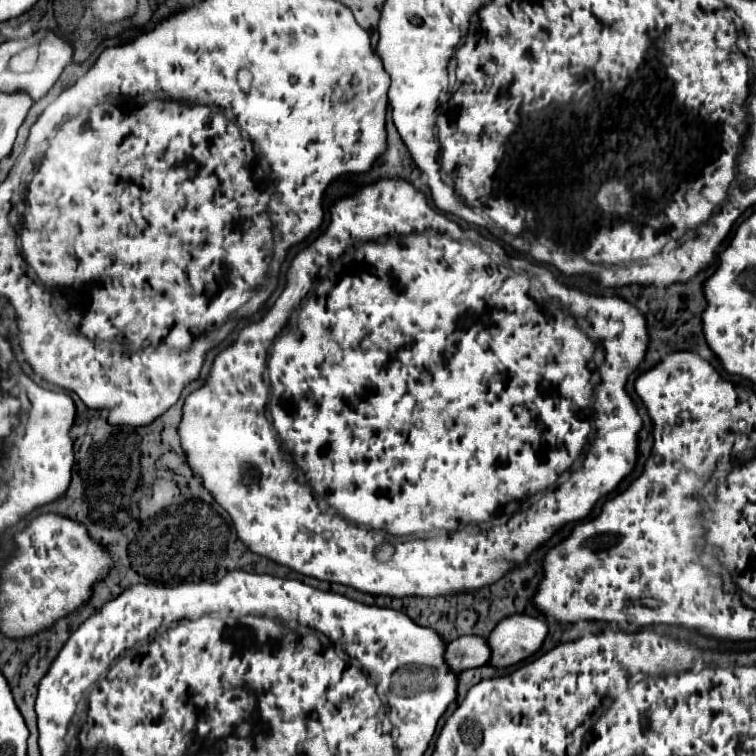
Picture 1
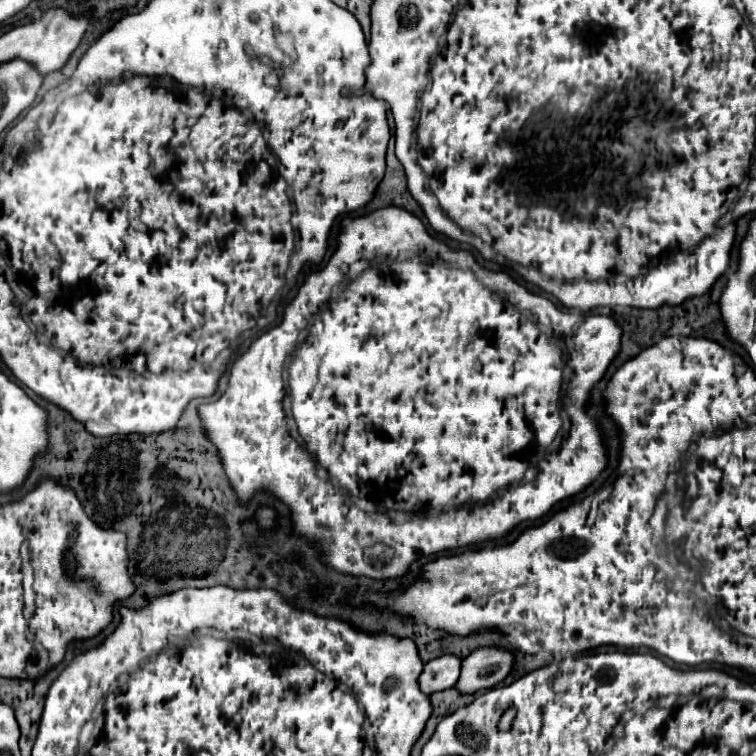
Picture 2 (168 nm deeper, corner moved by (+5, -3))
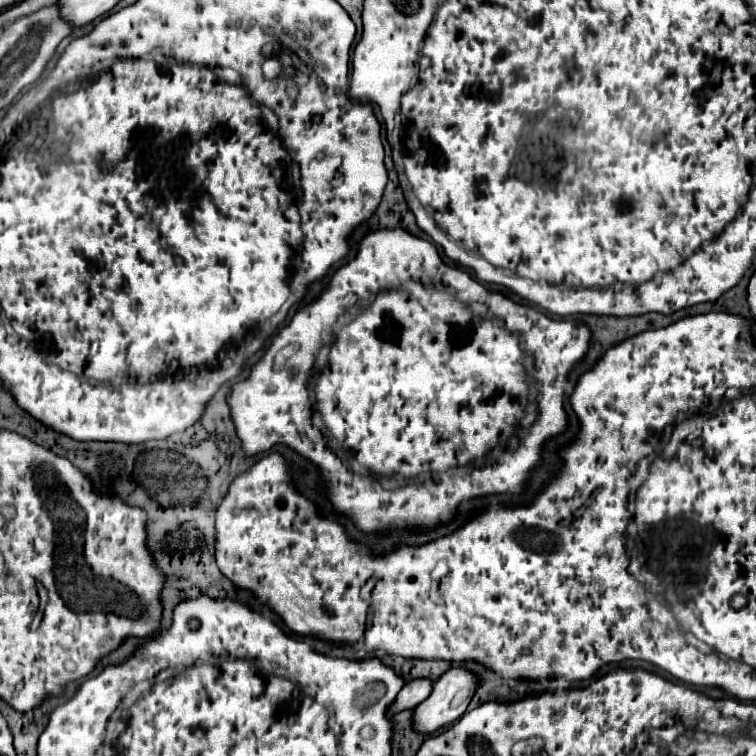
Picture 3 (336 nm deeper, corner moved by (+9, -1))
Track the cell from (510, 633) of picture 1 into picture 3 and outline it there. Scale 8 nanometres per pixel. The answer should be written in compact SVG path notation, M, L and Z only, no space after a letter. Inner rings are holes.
M451 667L449 671L445 671L433 685L433 693L429 699L425 699L425 703L417 705L415 707L415 717L413 717L413 727L421 733L433 733L437 731L439 727L447 725L447 723L453 723L457 721L465 711L467 711L467 705L473 697L473 693L477 691L479 687L479 679L475 673L471 673L469 669L465 667Z

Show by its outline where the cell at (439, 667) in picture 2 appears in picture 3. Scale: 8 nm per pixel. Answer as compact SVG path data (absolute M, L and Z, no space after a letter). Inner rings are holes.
M413 679L405 683L405 687L399 691L397 701L391 707L391 713L399 713L403 709L413 709L421 701L425 701L433 691L433 681L431 679Z

